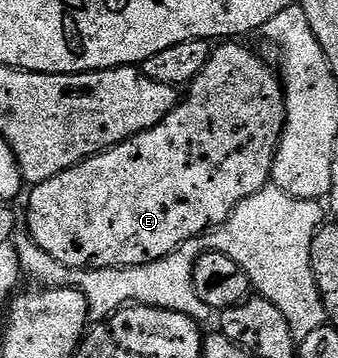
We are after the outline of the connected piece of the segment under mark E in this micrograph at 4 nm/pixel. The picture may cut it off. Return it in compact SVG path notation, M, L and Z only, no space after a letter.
M225 41L214 46L203 73L199 73L199 77L195 77L192 83L188 84L177 107L171 113L167 113L167 117L163 117L163 121L159 121L159 125L115 145L110 151L101 151L98 155L83 160L79 165L51 177L51 181L36 184L30 190L33 192L29 195L29 209L24 212L29 235L34 239L35 245L39 245L40 249L49 253L55 261L61 262L66 267L107 269L108 267L147 265L151 261L159 261L163 257L167 257L172 251L179 249L179 245L183 245L183 241L191 241L195 237L204 235L206 231L222 227L227 221L227 217L231 217L233 210L243 201L247 201L247 197L270 186L277 143L285 128L285 89L281 86L278 72L270 64L269 68L251 48L244 47L241 43L244 42Z

